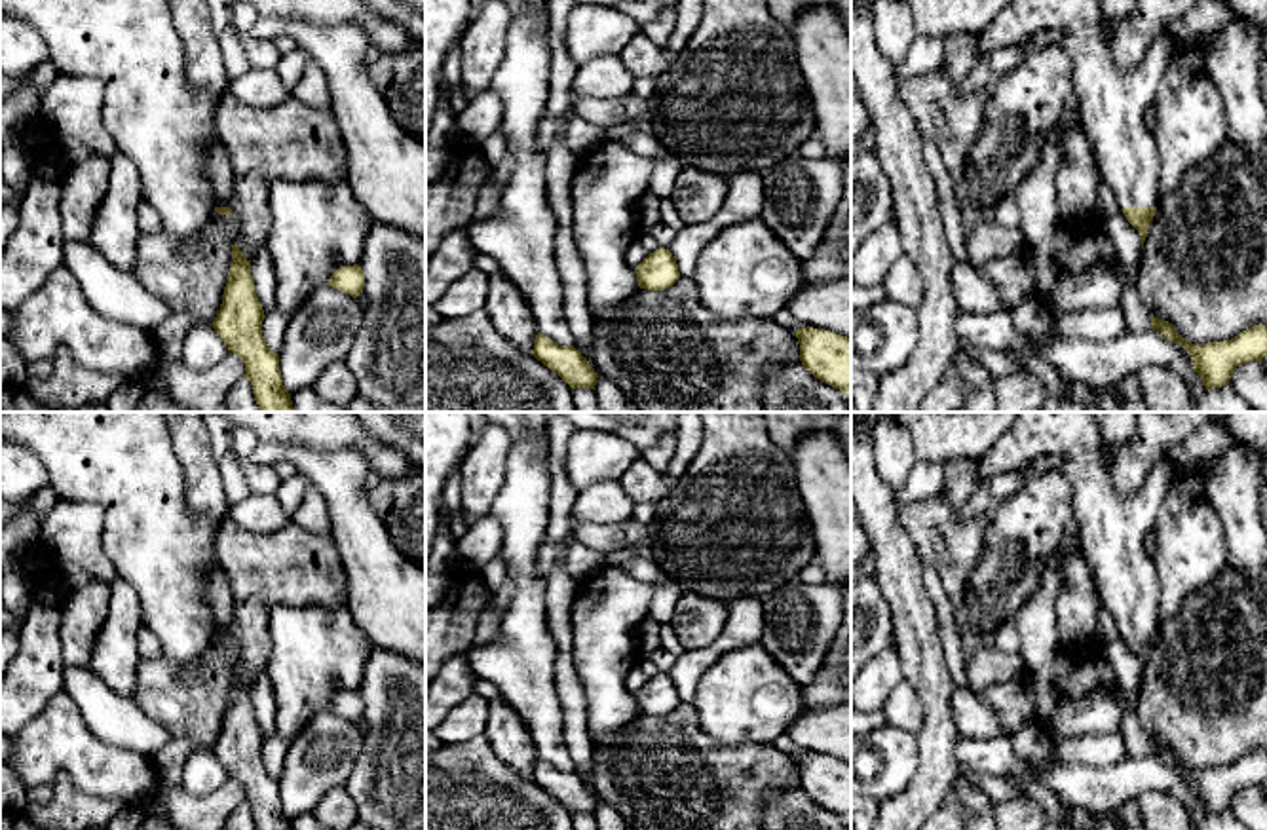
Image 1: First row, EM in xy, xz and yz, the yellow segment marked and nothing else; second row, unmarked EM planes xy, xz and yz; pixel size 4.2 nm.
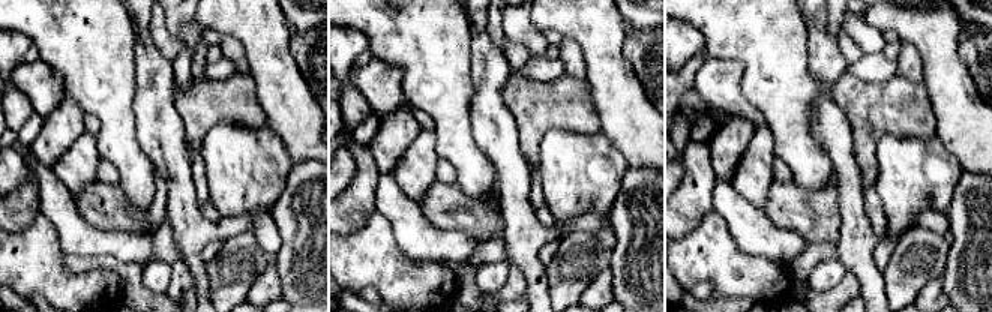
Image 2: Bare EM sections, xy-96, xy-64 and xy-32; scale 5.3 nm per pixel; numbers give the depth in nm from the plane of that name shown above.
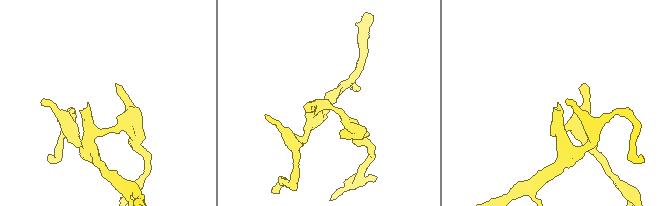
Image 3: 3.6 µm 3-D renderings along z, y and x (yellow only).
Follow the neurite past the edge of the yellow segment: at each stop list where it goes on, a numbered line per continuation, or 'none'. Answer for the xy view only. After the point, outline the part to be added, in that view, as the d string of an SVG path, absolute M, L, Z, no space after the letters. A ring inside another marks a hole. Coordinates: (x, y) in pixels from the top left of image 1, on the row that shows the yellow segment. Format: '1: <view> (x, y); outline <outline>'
1: xy (217, 166); outline M211 142L205 152L203 173L215 194L215 207L232 203L232 161L222 142Z

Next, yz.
1: yz (1112, 101); outline M1011 0L1009 6L982 32L976 34L978 59L999 47L1022 44L1041 30L1056 30L1062 36L1058 47L1068 55L1073 65L1073 104L1081 112L1083 127L1088 139L1088 146L1092 150L1092 160L1096 163L1102 182L1106 182L1113 190L1121 209L1157 207L1161 161L1155 137L1145 125L1145 112L1151 104L1155 104L1159 82L1164 76L1170 53L1176 47L1176 44L1168 36L1170 23L1166 23L1155 34L1151 46L1145 51L1145 57L1134 70L1121 70L1113 61L1113 47L1104 36L1106 21L1107 19L1104 17L1098 0Z

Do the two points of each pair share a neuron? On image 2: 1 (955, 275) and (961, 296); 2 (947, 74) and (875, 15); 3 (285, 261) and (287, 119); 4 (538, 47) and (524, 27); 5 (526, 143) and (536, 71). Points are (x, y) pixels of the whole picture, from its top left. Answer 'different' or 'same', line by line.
1: same
2: same
3: different
4: same
5: different

